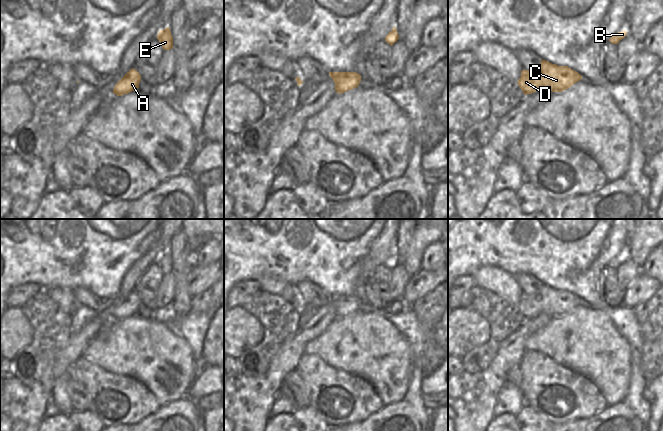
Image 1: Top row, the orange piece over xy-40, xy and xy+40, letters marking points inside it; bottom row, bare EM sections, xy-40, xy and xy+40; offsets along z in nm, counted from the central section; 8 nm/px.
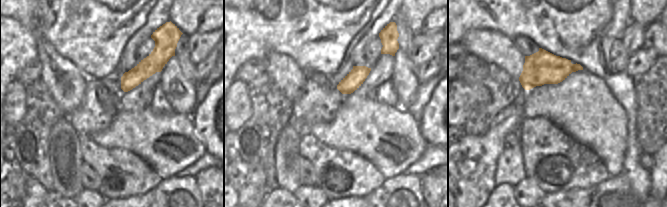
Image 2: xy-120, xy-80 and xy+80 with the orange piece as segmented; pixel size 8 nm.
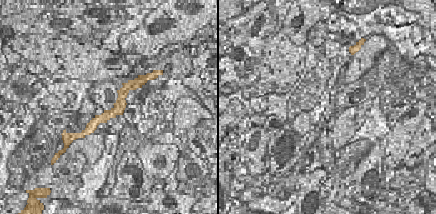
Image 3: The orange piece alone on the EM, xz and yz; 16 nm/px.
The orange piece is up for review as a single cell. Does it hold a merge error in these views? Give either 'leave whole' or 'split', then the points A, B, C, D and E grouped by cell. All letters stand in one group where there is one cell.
leave whole; A B C D E

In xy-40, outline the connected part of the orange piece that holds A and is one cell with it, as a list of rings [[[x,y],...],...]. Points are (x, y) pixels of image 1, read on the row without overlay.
[[[132,292],[129,294],[115,309],[113,317],[117,320],[128,318],[139,312],[141,299],[137,294]]]

